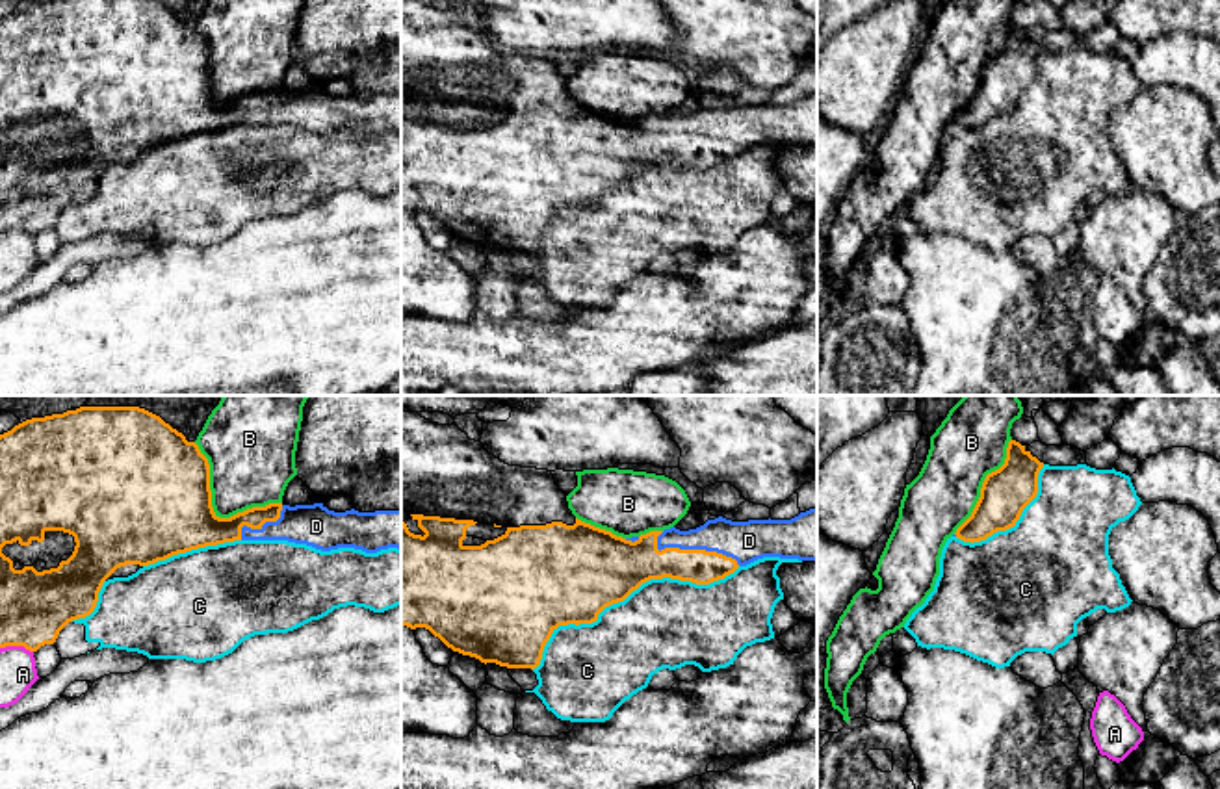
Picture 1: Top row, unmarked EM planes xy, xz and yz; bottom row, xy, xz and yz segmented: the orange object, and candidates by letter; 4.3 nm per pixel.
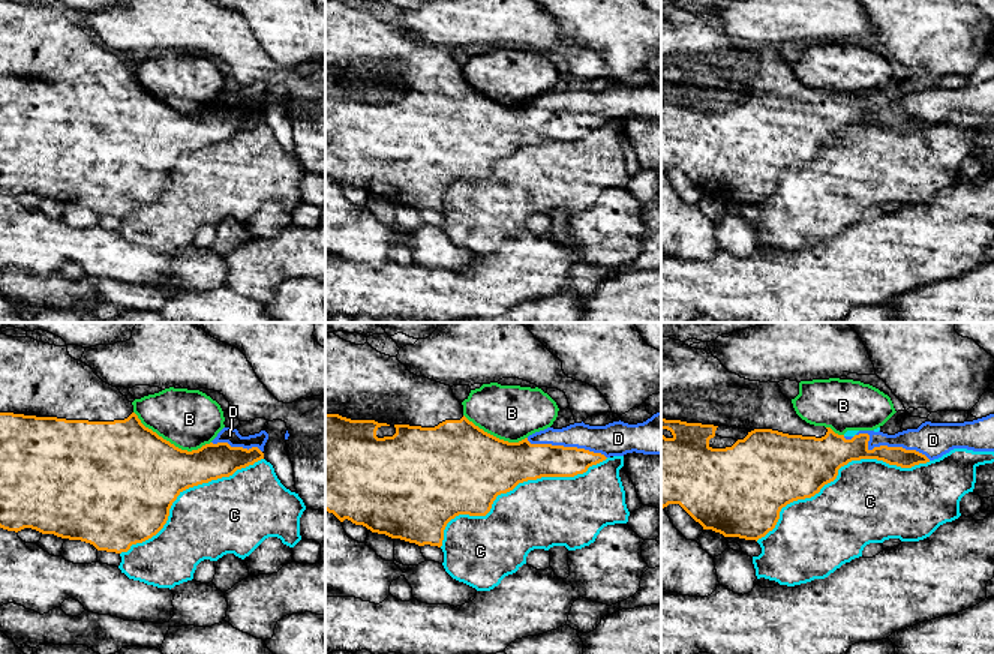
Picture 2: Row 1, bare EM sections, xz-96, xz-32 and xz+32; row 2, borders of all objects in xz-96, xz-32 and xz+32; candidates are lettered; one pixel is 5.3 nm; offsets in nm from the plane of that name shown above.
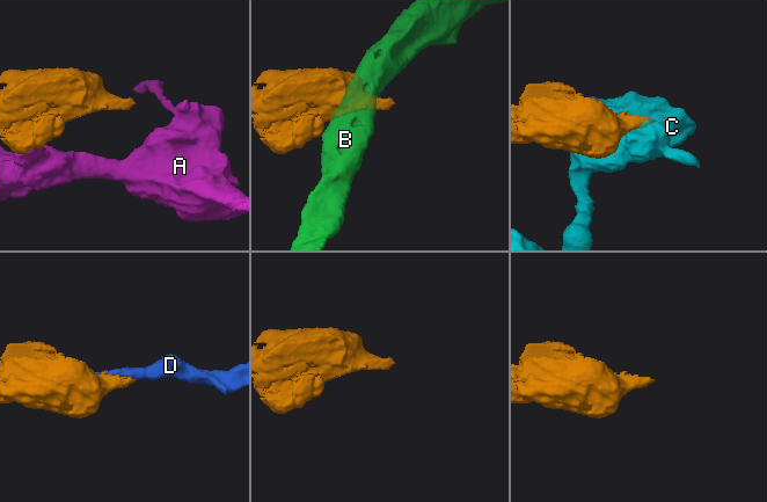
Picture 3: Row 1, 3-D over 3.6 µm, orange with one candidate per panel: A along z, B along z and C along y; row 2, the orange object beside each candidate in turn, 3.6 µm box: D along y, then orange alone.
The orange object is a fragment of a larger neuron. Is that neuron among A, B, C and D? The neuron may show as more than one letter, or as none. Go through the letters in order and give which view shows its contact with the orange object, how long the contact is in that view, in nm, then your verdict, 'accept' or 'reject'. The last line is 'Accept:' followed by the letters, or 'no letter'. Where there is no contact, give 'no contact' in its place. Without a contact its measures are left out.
A: meets orange in xy; contact 150 nm long; reject
B: meets orange in xy; contact 460 nm long; reject
C: meets orange in xz; contact 1000 nm long; reject
D: meets orange in xz; contact 380 nm long; accept
Accept: D

